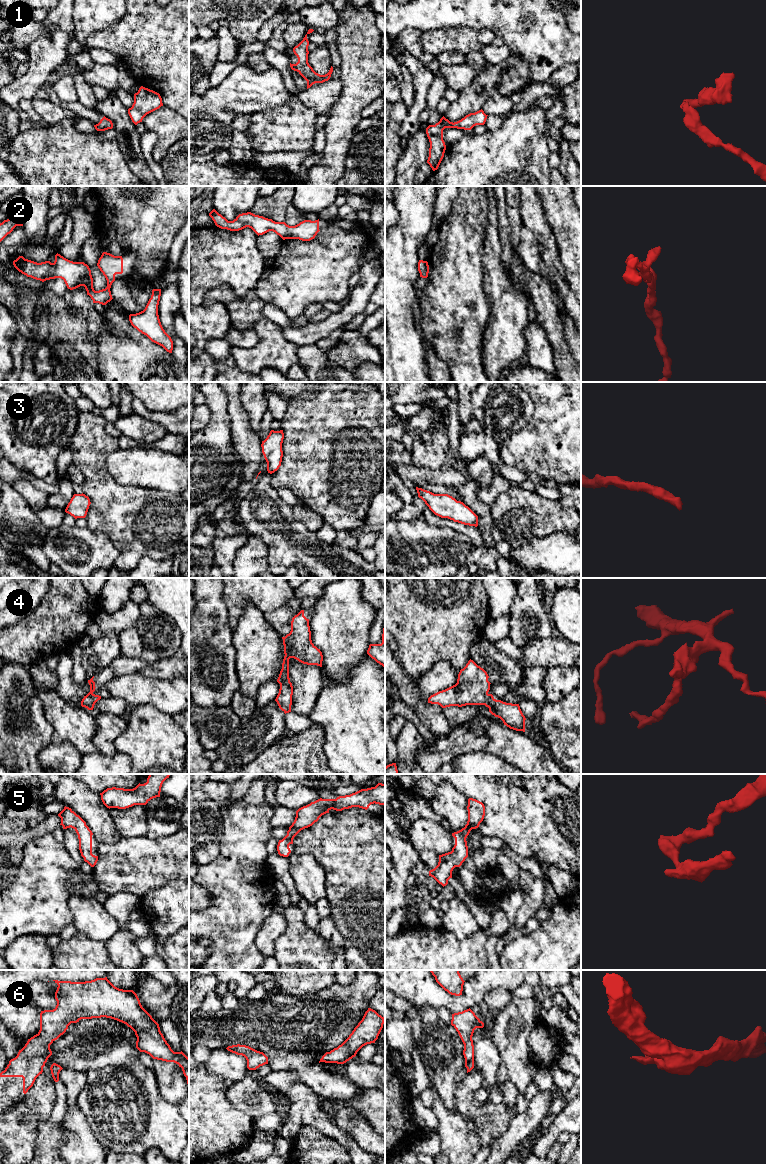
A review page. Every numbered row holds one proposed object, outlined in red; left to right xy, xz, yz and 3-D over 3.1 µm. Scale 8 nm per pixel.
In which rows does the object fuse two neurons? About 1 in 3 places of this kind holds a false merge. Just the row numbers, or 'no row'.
no row

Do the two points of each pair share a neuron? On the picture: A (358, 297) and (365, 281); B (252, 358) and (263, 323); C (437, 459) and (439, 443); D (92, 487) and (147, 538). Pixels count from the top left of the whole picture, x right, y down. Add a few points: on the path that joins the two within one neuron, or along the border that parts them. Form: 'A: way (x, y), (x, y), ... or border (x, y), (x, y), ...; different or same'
A: way (361, 293), (365, 285); same
B: way (261, 349), (263, 347), (263, 332); same
C: way (437, 455), (437, 447); same
D: way (106, 497), (133, 524); same

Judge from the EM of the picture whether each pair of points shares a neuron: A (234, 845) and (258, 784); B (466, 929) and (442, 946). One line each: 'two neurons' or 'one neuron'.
A: two neurons
B: two neurons

